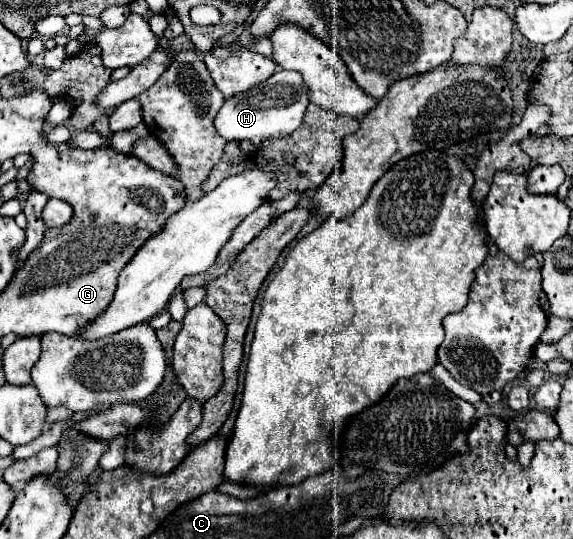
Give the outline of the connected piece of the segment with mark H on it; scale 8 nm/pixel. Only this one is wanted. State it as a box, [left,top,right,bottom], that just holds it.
[214,69,310,143]

